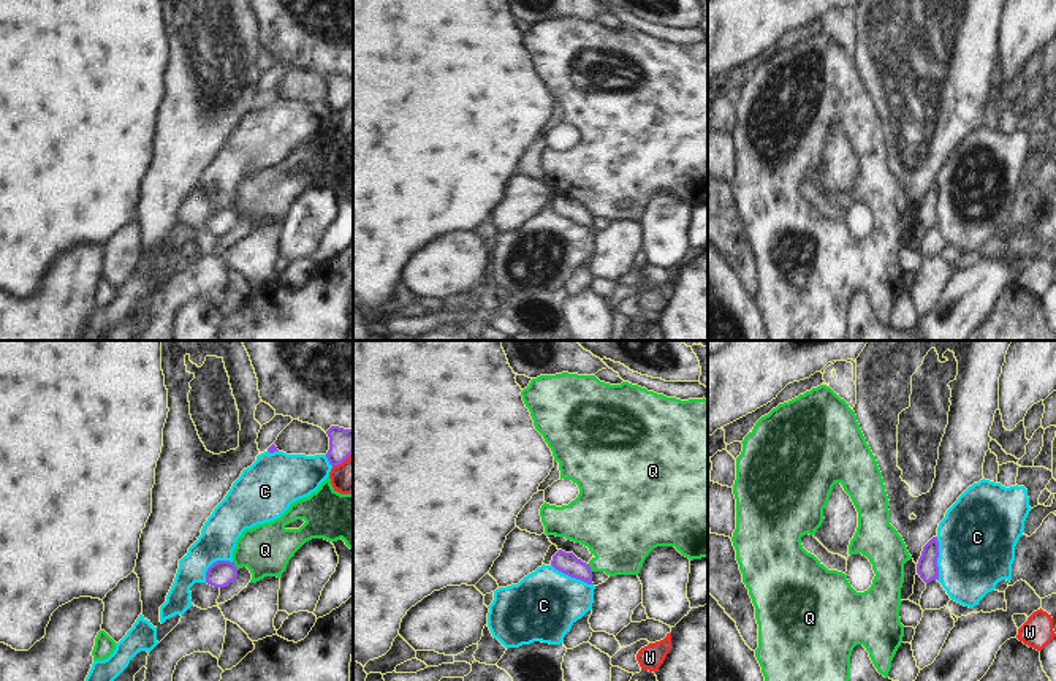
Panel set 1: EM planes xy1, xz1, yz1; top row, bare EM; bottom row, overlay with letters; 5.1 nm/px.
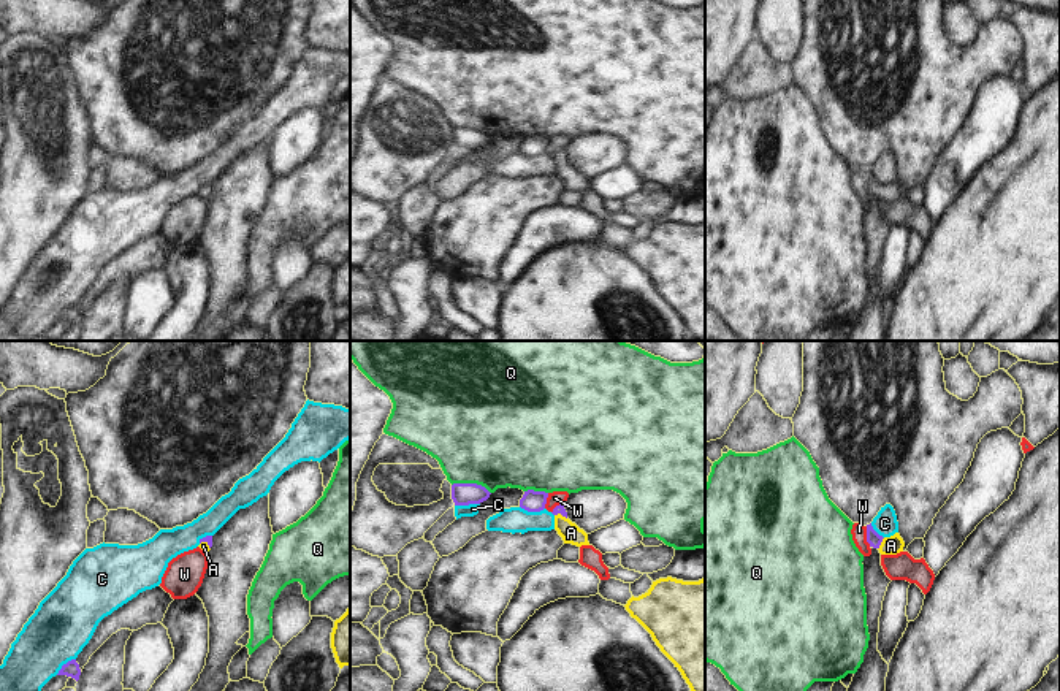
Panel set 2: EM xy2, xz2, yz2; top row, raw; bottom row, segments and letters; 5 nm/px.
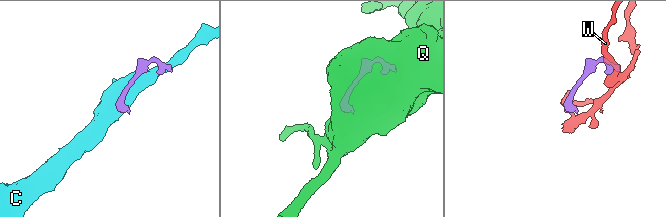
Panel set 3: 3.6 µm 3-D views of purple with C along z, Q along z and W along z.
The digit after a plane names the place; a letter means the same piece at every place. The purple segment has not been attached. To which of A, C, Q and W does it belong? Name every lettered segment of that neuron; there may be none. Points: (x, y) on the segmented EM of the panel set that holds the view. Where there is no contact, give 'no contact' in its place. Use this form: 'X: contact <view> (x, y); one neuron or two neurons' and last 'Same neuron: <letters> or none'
A: contact yz2 (880, 544); one neuron
C: contact yz1 (936, 559); two neurons
Q: contact xz2 (471, 484); two neurons
W: contact yz2 (867, 536); two neurons
Same neuron: A

